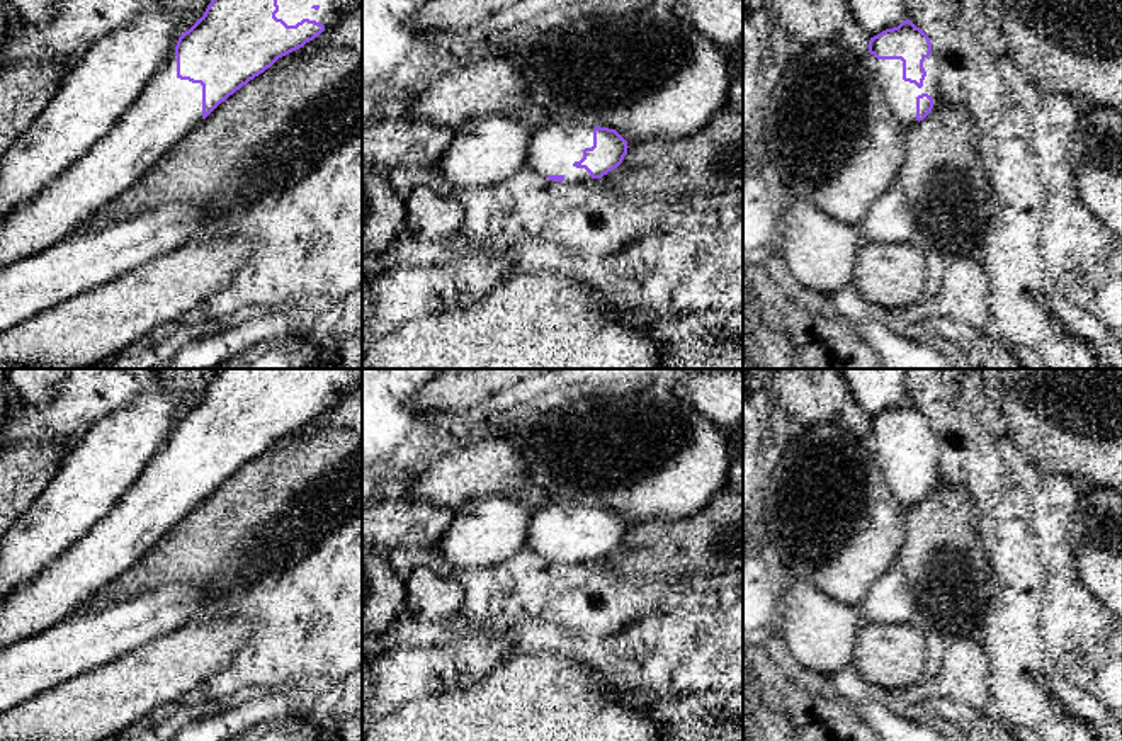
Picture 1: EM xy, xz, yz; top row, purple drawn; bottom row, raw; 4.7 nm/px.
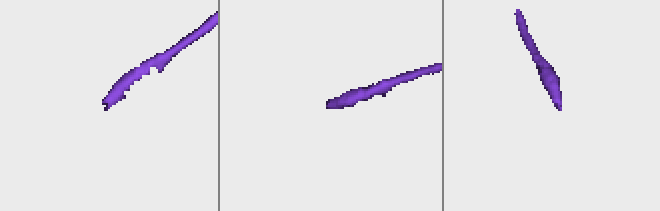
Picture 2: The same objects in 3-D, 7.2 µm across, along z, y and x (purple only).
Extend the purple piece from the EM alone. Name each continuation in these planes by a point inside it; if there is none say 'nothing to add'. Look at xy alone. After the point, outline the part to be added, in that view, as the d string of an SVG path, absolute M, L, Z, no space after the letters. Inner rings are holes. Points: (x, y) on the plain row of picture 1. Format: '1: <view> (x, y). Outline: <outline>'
1: xy (169, 490). Outline: M173 430L107 517L49 564L39 578L0 602L0 649L78 614L78 607L85 600L143 559L167 532L185 520L202 501L202 466L177 457Z

